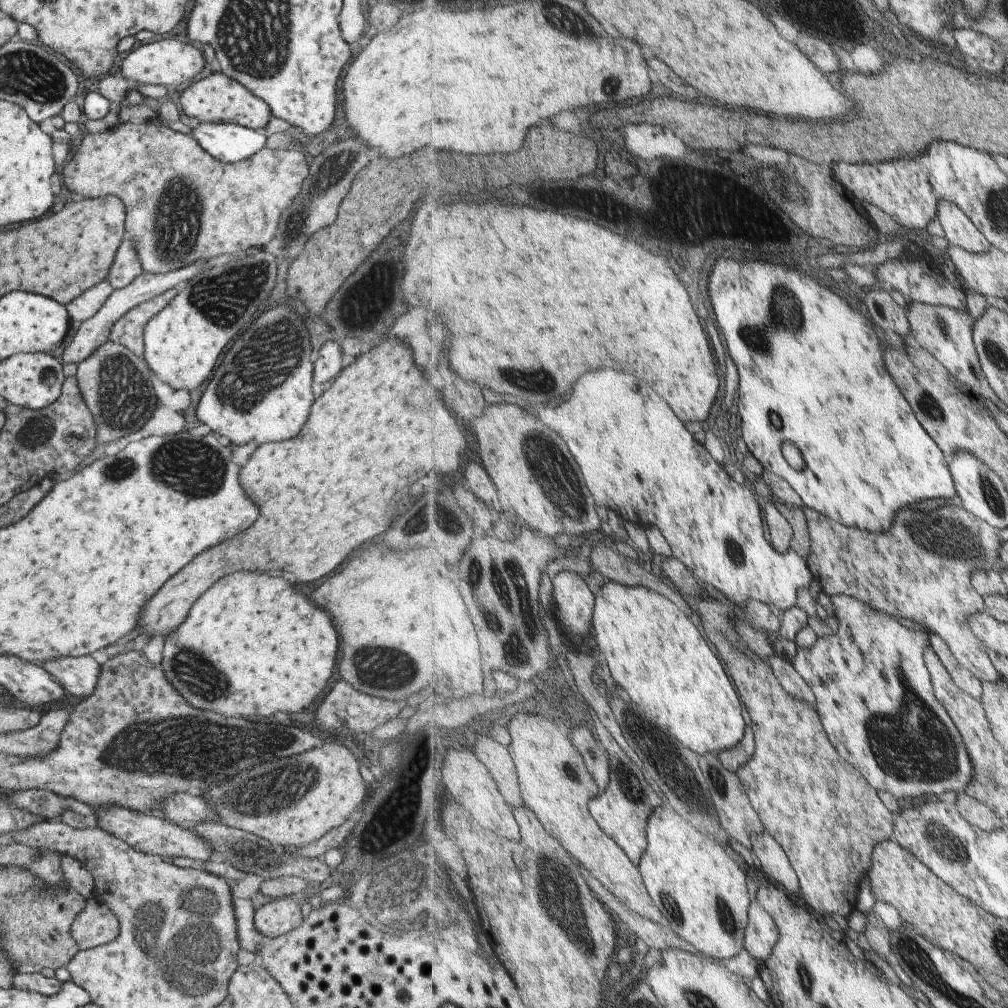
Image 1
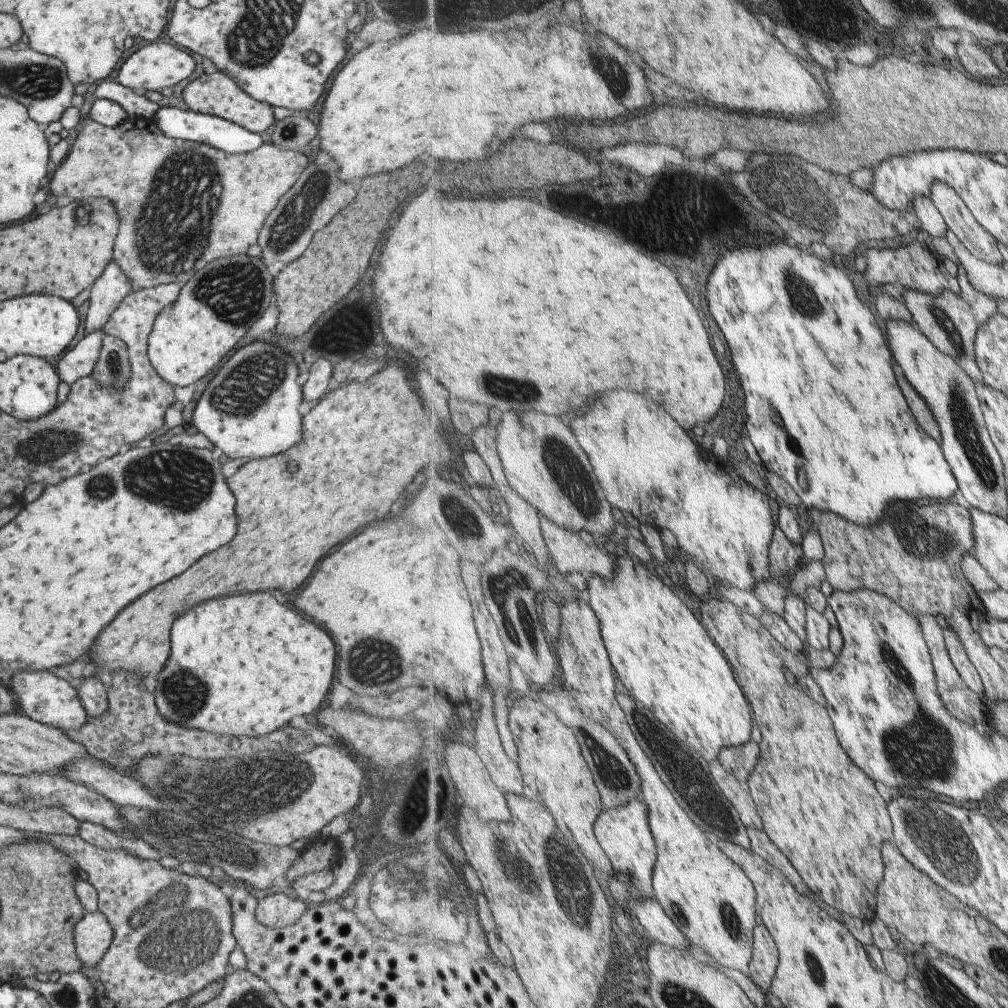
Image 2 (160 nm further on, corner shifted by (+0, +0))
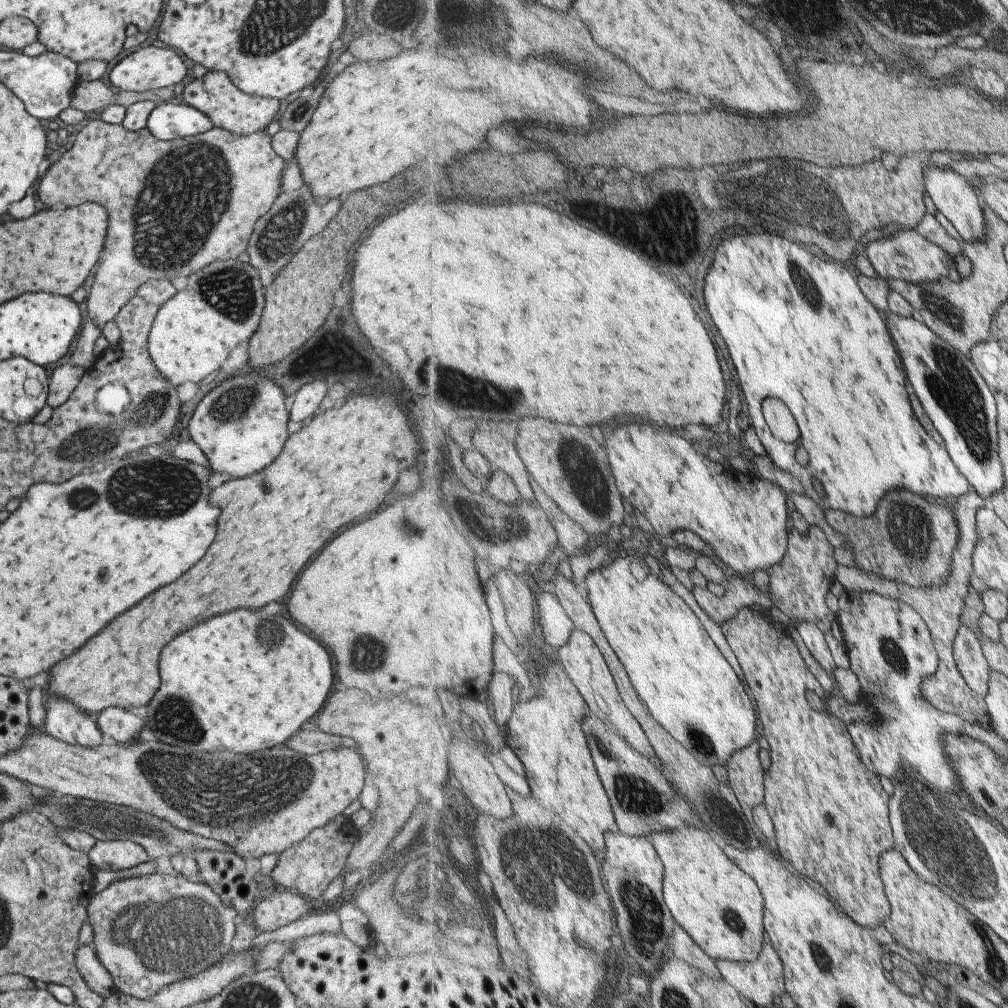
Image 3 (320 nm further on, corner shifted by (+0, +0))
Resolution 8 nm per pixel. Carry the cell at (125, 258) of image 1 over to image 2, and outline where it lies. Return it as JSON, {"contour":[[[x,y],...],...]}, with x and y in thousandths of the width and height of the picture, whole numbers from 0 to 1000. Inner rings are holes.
{"contour":[[[108,260],[100,274],[90,284],[88,306],[82,319],[82,332],[90,331],[92,327],[103,326],[110,313],[110,310],[116,306],[118,300],[131,289],[132,280],[128,274],[118,268],[116,262]]]}

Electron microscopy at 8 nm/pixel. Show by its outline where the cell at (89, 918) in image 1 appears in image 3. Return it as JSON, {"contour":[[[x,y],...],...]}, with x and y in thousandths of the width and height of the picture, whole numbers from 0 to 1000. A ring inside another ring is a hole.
{"contour":[[[92,937],[77,938],[73,955],[86,980],[91,982],[96,988],[103,991],[114,984],[110,967],[96,952]]]}

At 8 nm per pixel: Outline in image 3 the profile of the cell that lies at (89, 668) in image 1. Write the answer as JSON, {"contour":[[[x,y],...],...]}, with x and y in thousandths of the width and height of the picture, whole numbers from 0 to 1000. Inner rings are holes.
{"contour":[[[104,701],[92,713],[103,733],[117,739],[132,739],[143,722],[140,713],[120,701]]]}

